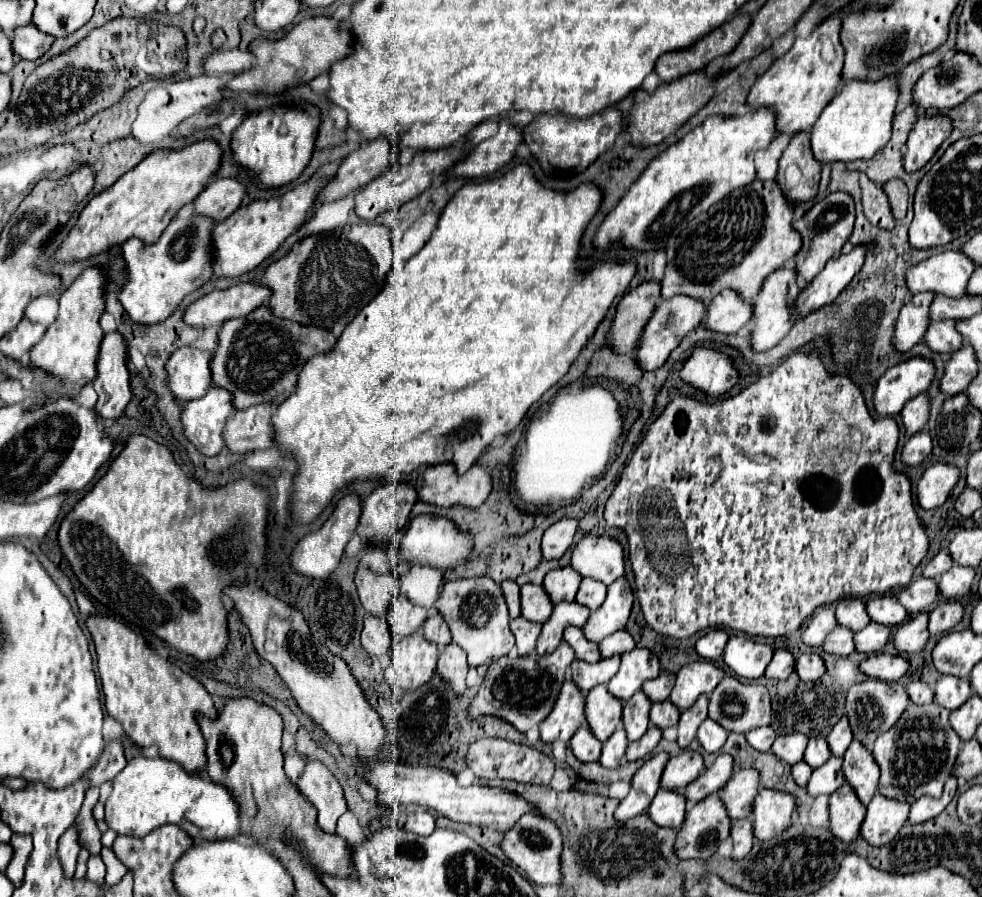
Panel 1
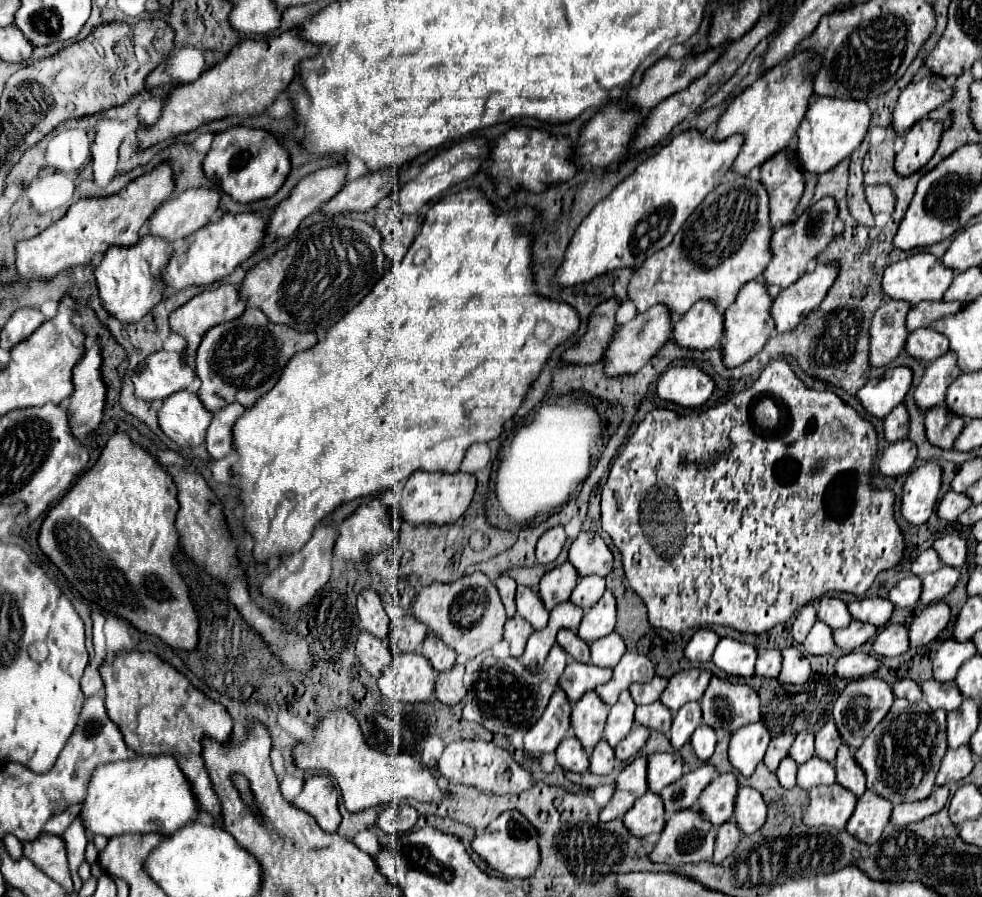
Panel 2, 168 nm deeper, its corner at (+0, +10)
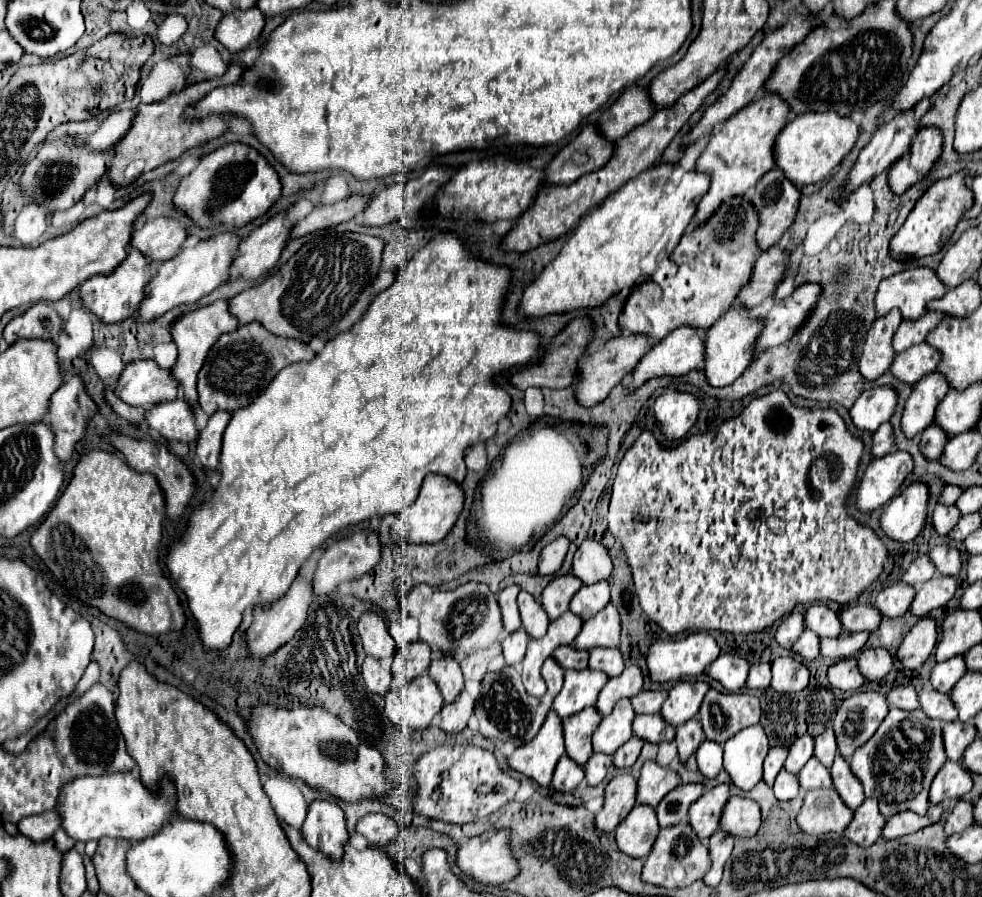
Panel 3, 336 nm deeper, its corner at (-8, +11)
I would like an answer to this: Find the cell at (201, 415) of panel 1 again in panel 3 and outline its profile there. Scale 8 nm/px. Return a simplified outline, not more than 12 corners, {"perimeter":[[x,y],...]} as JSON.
{"perimeter":[[184,399],[158,403],[146,425],[168,441],[196,441]]}

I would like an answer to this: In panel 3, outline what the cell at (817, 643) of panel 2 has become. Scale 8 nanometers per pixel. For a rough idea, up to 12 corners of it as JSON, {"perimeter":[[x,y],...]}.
{"perimeter":[[804,631],[790,647],[804,659],[816,659],[820,637]]}

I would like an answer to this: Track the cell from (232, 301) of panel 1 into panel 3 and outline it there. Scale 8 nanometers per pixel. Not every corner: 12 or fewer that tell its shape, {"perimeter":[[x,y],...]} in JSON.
{"perimeter":[[224,299],[186,313],[172,327],[172,377],[198,405],[196,377],[222,333],[238,329]]}

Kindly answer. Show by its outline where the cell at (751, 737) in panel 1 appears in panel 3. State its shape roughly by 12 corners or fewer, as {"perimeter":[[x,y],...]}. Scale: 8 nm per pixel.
{"perimeter":[[760,725],[724,743],[724,771],[738,789],[762,779],[768,737]]}

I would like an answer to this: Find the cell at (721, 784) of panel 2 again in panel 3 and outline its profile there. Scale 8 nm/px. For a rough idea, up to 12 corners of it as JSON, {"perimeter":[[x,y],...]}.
{"perimeter":[[728,785],[706,791],[688,811],[700,841],[716,833]]}

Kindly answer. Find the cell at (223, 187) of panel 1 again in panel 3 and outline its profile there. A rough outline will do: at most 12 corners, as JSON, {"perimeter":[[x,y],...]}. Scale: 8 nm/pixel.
{"perimeter":[[148,219],[130,247],[150,263],[172,259],[186,241],[176,219]]}

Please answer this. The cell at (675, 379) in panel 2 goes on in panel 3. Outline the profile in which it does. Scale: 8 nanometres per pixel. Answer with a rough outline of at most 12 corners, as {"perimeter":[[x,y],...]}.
{"perimeter":[[664,389],[654,421],[668,441],[696,423],[700,399]]}

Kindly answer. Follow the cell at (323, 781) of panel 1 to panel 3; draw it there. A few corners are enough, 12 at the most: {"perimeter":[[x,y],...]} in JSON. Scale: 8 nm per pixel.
{"perimeter":[[314,801],[302,837],[332,861],[348,841],[344,811]]}

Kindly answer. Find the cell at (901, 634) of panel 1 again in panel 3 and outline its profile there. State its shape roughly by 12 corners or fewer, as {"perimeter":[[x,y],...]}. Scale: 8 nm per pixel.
{"perimeter":[[862,649],[856,655],[866,681],[880,681],[892,669],[892,655]]}

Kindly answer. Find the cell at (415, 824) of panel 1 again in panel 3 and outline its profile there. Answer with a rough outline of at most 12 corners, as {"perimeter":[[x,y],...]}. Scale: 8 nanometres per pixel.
{"perimeter":[[380,813],[362,817],[356,833],[384,847],[398,835],[396,823]]}

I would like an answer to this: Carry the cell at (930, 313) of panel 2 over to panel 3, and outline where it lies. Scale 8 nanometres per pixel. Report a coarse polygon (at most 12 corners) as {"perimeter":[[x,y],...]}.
{"perimeter":[[930,311],[902,321],[892,339],[894,353],[922,343],[944,313]]}

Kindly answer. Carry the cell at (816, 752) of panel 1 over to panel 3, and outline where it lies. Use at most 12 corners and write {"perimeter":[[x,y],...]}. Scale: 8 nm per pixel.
{"perimeter":[[810,735],[796,739],[784,769],[796,775],[814,753]]}

